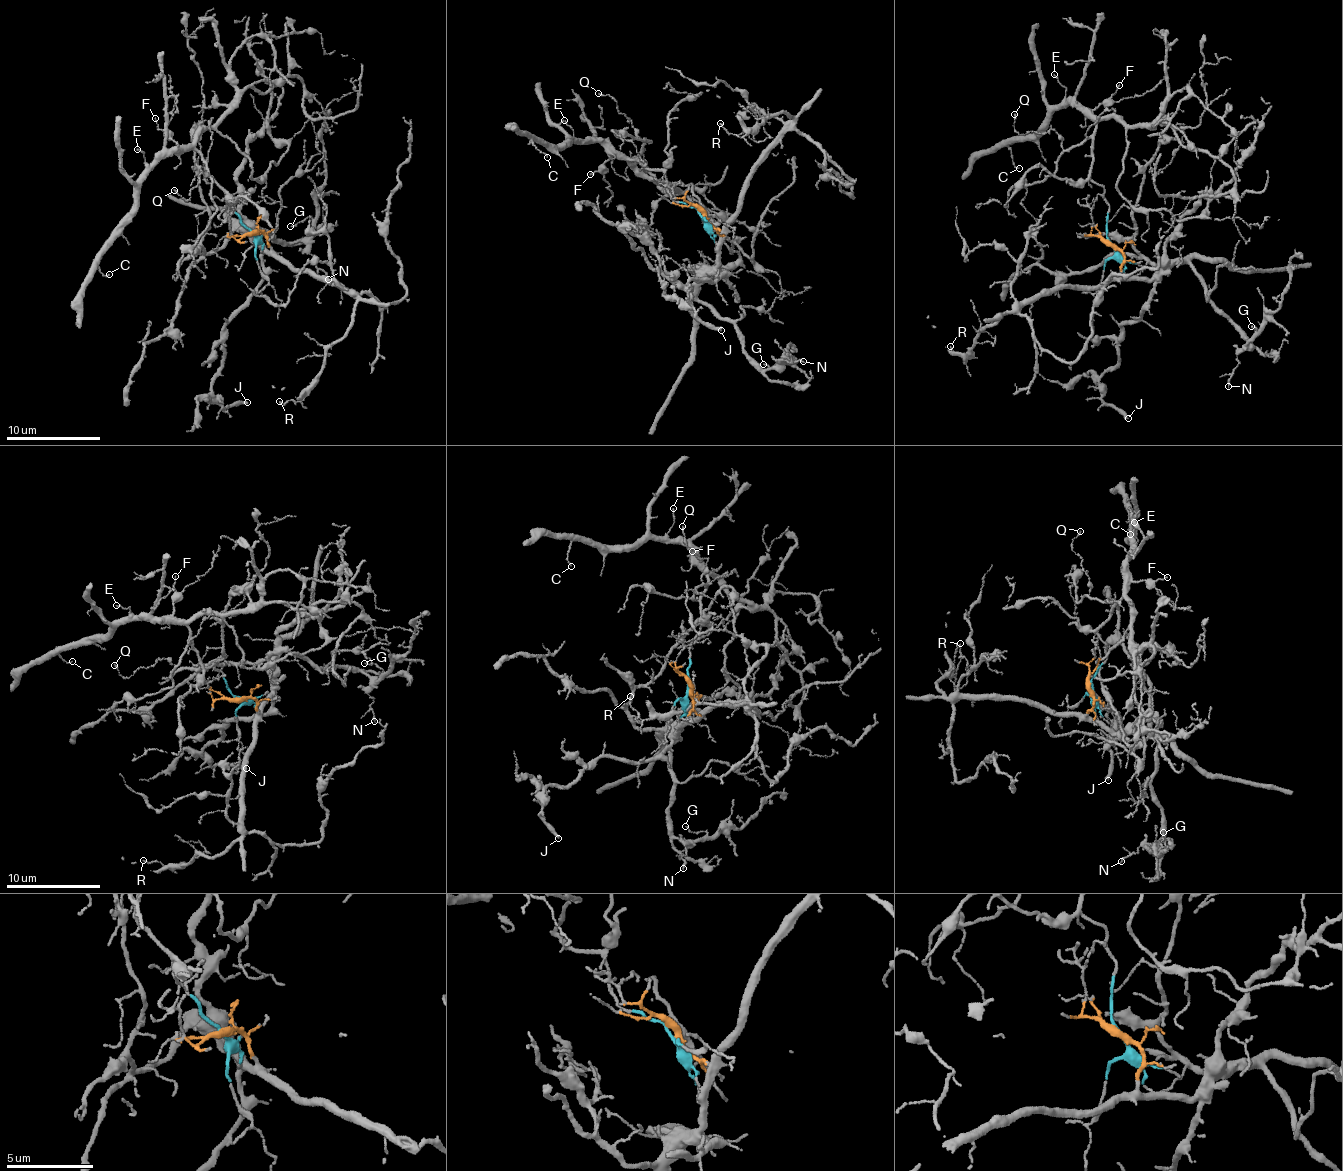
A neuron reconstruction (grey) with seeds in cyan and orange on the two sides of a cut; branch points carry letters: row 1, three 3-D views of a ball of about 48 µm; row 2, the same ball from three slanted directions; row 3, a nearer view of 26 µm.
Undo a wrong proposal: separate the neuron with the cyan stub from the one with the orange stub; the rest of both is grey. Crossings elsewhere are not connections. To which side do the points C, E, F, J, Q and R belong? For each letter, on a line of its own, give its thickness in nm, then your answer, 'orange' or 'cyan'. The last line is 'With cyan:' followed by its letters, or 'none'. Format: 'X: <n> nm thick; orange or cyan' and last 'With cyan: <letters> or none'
C: 100 nm thick; cyan
E: 120 nm thick; cyan
F: 100 nm thick; cyan
J: 240 nm thick; orange
Q: 110 nm thick; cyan
R: 120 nm thick; orange
With cyan: C, E, F, Q

